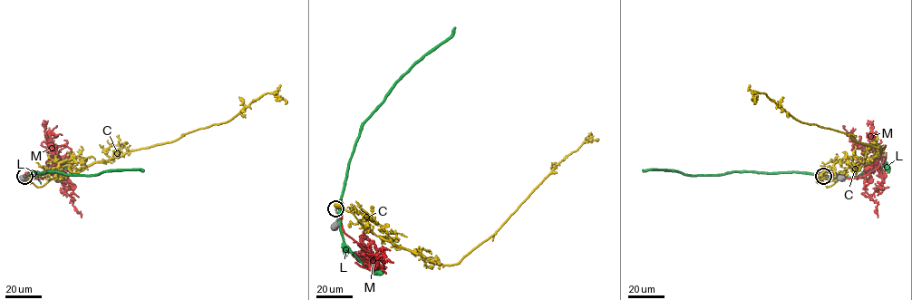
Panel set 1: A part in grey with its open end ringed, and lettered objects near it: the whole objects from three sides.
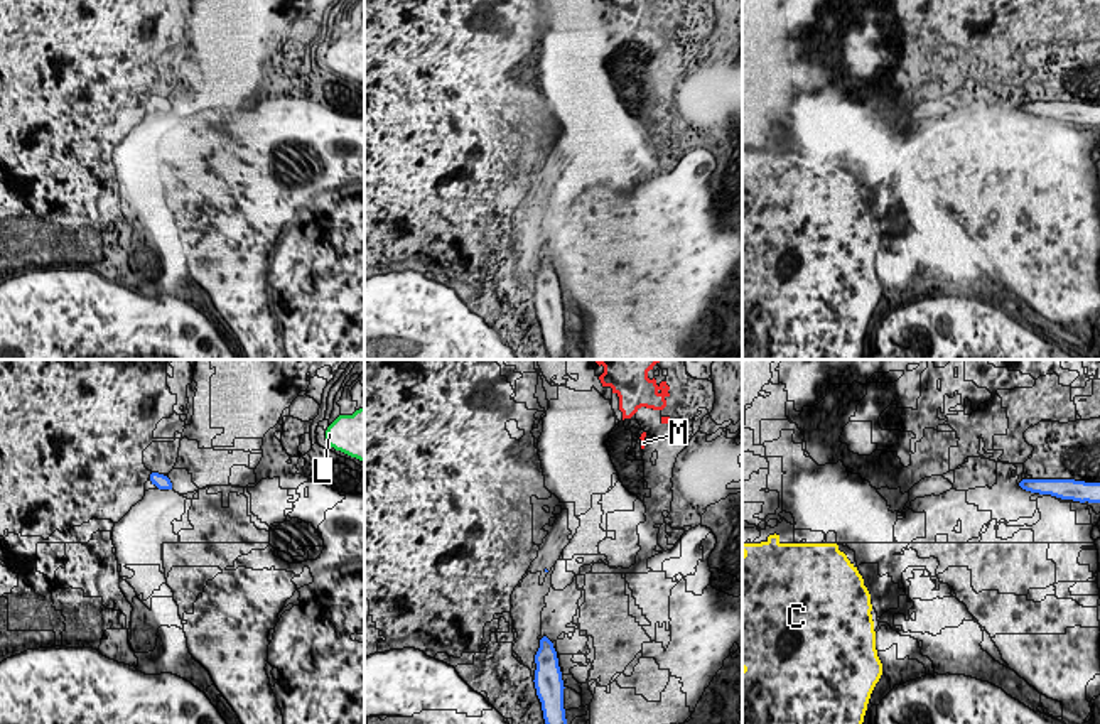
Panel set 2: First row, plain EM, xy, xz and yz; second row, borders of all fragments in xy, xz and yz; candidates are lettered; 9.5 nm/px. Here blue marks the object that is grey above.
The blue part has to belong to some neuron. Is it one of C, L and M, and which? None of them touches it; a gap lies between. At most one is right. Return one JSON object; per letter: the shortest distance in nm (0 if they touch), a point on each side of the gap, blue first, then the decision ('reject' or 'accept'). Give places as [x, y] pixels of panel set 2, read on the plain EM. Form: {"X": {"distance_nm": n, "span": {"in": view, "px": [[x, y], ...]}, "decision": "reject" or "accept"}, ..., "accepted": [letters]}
{"C": {"distance_nm": 1750, "span": {"in": "yz", "px": [[1019, 107], [861, 198]]}, "decision": "reject"}, "L": {"distance_nm": 1550, "span": {"in": "xy", "px": [[171, 105], [326, 61]]}, "decision": "reject"}, "M": {"distance_nm": 1450, "span": {"in": "xz", "px": [[545, 191], [641, 70]]}, "decision": "reject"}, "accepted": []}

